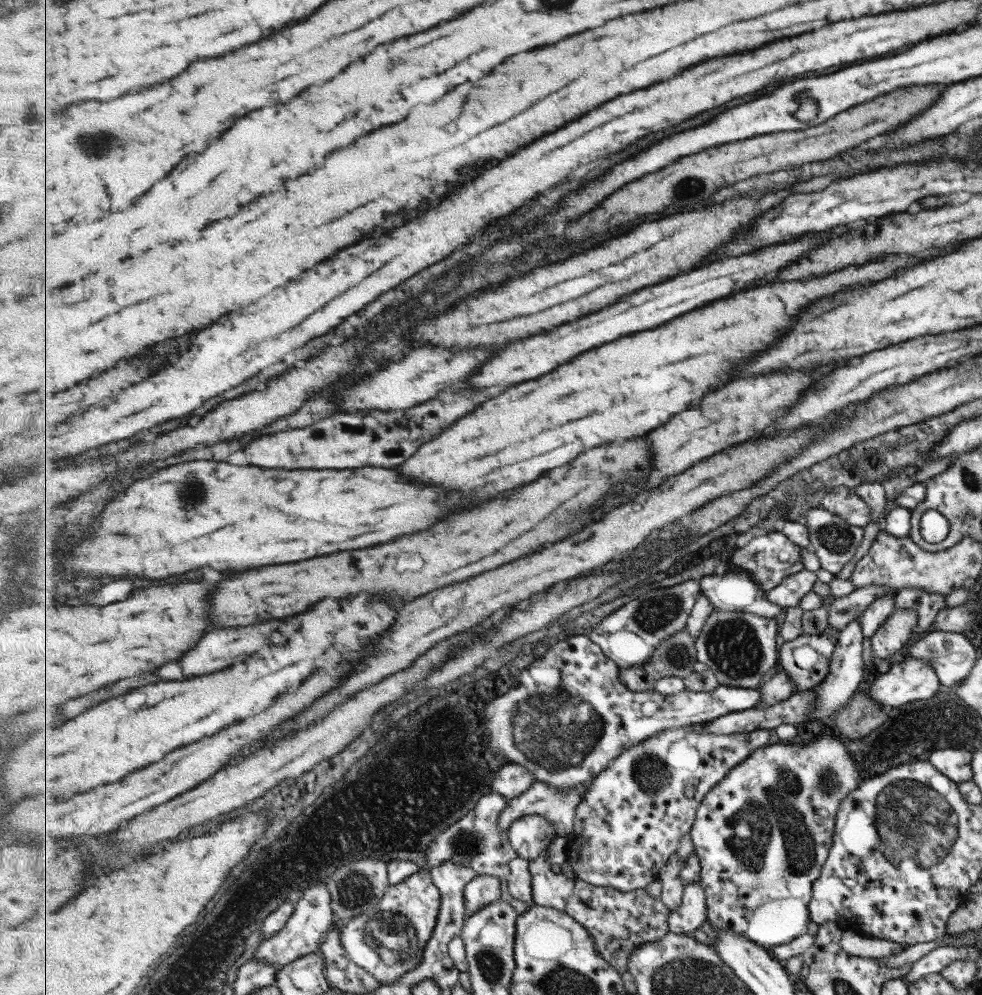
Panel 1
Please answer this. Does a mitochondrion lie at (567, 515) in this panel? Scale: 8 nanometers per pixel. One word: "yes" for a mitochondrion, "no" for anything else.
yes

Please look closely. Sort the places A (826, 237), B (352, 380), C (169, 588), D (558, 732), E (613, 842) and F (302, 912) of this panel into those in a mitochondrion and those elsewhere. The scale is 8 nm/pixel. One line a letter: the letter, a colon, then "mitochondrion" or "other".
A: other
B: other
C: other
D: mitochondrion
E: other
F: other

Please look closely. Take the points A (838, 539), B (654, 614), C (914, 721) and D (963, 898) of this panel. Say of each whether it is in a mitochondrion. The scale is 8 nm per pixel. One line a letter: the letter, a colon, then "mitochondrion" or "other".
A: mitochondrion
B: mitochondrion
C: other
D: other

